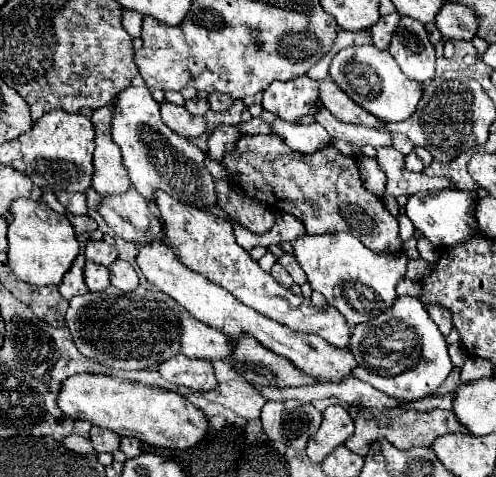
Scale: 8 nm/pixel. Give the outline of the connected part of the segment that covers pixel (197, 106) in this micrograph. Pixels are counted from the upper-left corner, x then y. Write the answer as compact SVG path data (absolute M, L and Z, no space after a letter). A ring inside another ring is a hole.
M195 98L195 100L187 100L185 108L193 114L193 116L205 116L209 112L209 102L205 98Z

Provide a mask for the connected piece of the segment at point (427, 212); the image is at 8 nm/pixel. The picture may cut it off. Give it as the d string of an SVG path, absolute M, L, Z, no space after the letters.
M443 188L439 192L429 194L415 194L409 196L405 214L413 222L413 226L423 232L427 240L435 246L451 246L461 244L463 240L471 238L471 232L479 232L479 224L475 220L475 210L479 206L479 196L473 190L459 190L459 188Z

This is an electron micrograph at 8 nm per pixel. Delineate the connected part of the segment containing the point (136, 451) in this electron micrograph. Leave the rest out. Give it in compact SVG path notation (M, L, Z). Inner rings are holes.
M121 438L121 452L127 458L135 458L141 454L141 442L135 438Z

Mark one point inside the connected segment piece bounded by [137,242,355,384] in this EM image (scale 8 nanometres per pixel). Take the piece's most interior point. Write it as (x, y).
(214, 305)

